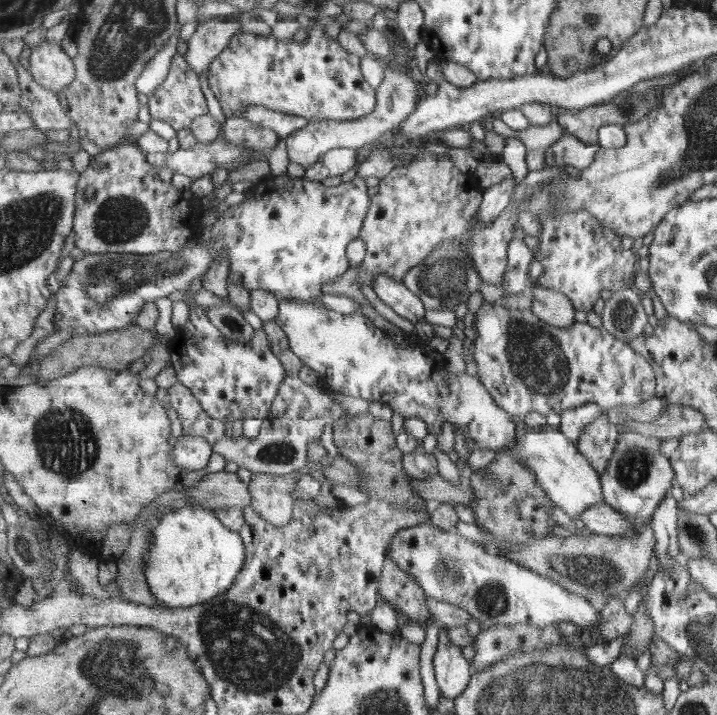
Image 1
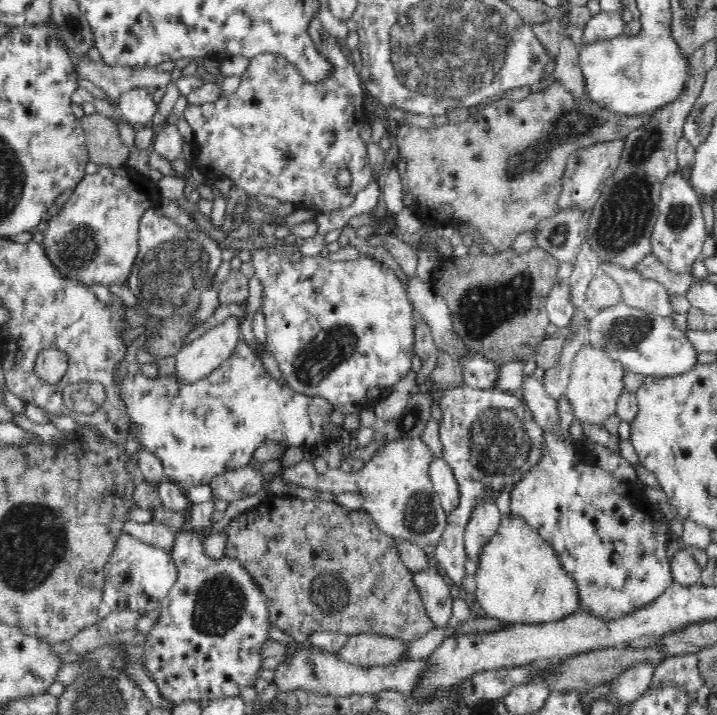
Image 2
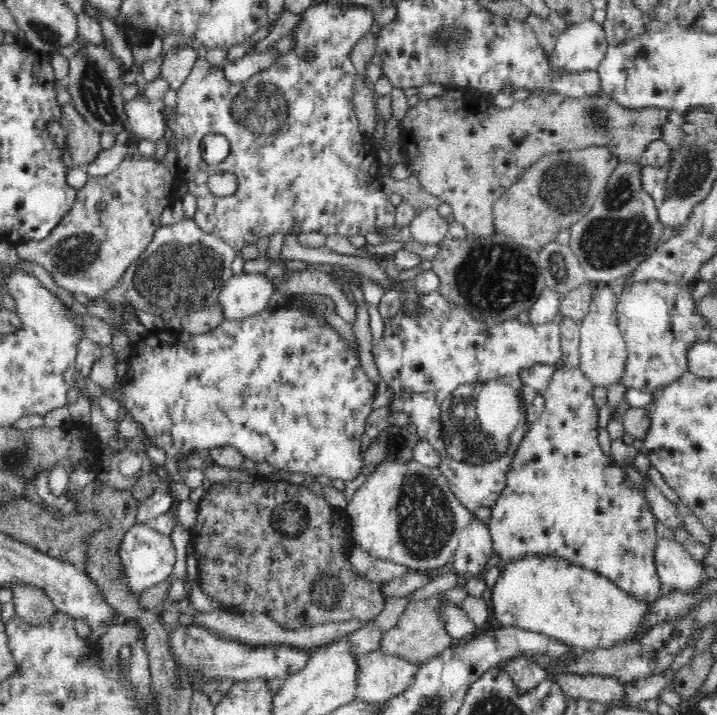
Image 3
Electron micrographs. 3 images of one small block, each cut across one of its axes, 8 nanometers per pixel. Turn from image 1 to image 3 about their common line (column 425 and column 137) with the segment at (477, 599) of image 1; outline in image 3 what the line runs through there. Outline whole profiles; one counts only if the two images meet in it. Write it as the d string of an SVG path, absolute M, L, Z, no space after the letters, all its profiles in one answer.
M135 522L124 535L119 555L123 568L125 568L125 578L129 580L127 582L129 587L134 592L140 592L140 594L154 584L166 580L172 574L176 562L176 551L172 539L160 531L150 528L147 524L138 522Z

